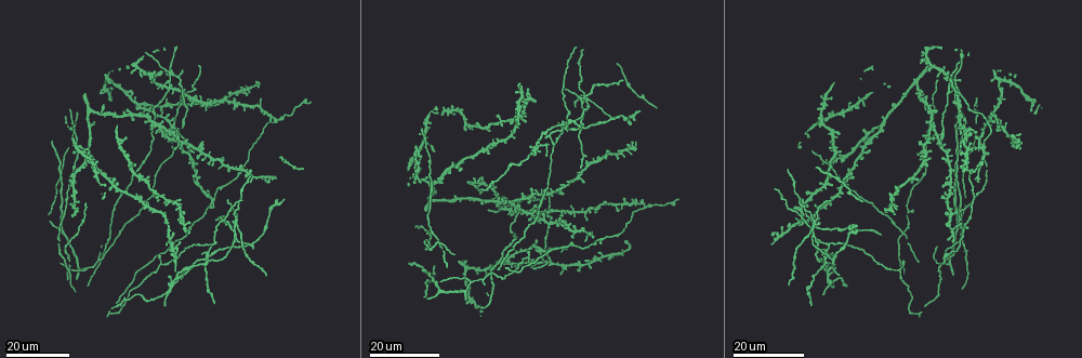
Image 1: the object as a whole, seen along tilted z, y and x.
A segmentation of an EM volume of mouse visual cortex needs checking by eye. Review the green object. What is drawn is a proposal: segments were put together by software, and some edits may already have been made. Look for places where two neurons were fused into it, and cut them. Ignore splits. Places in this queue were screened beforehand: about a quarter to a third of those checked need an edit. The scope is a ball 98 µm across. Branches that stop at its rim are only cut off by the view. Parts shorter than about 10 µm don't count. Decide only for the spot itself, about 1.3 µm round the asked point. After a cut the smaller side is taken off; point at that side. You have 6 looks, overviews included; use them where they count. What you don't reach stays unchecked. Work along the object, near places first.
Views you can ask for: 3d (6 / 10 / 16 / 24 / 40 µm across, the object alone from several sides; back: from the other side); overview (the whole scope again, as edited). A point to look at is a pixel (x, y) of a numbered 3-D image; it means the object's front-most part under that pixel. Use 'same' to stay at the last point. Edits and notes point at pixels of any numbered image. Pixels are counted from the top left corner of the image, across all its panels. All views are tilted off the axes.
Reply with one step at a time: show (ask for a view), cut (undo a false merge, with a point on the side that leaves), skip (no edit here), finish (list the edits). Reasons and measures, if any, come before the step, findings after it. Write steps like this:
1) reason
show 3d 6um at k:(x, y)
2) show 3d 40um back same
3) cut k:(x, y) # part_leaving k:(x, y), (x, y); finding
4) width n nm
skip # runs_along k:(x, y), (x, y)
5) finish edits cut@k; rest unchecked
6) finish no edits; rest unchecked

thick turns thin
show 3d 16um at 1:(619, 235)

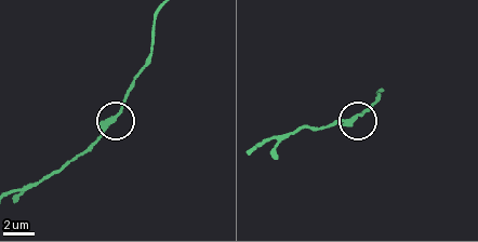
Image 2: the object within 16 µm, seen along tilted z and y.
closer look
show 3d 10um at 2:(116, 118)

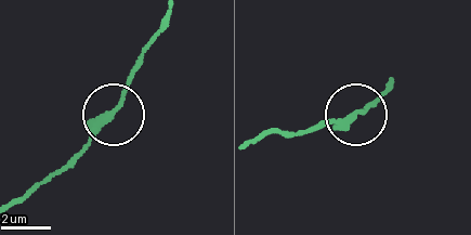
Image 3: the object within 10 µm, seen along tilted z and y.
show 3d 10um back at 3:(354, 117)

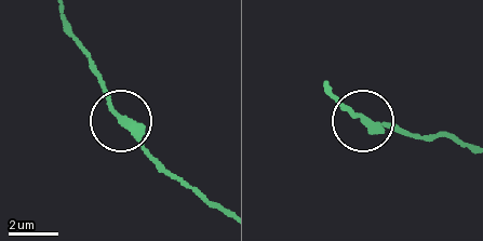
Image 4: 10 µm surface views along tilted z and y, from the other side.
skip # continuous, no second neuron

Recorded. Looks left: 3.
show 3d 24um at 1:(169, 89)

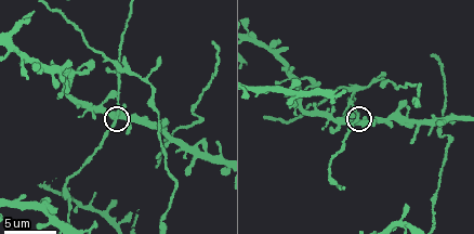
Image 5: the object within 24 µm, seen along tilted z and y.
closer look
show 3d 10um at 5:(356, 115)

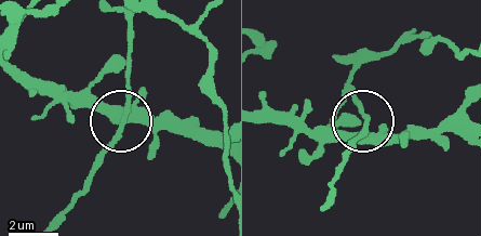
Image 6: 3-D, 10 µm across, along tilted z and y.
width 300 nm
skip # runs_along 6:(222, 149), (124, 116), (130, 35); all the same neuron

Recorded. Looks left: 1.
show 3d 10um at 5:(198, 146)

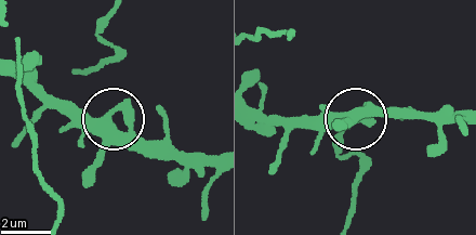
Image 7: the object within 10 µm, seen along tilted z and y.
width 420 nm
skip # one neuron here

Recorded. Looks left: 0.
finish no edits; rest unchecked

